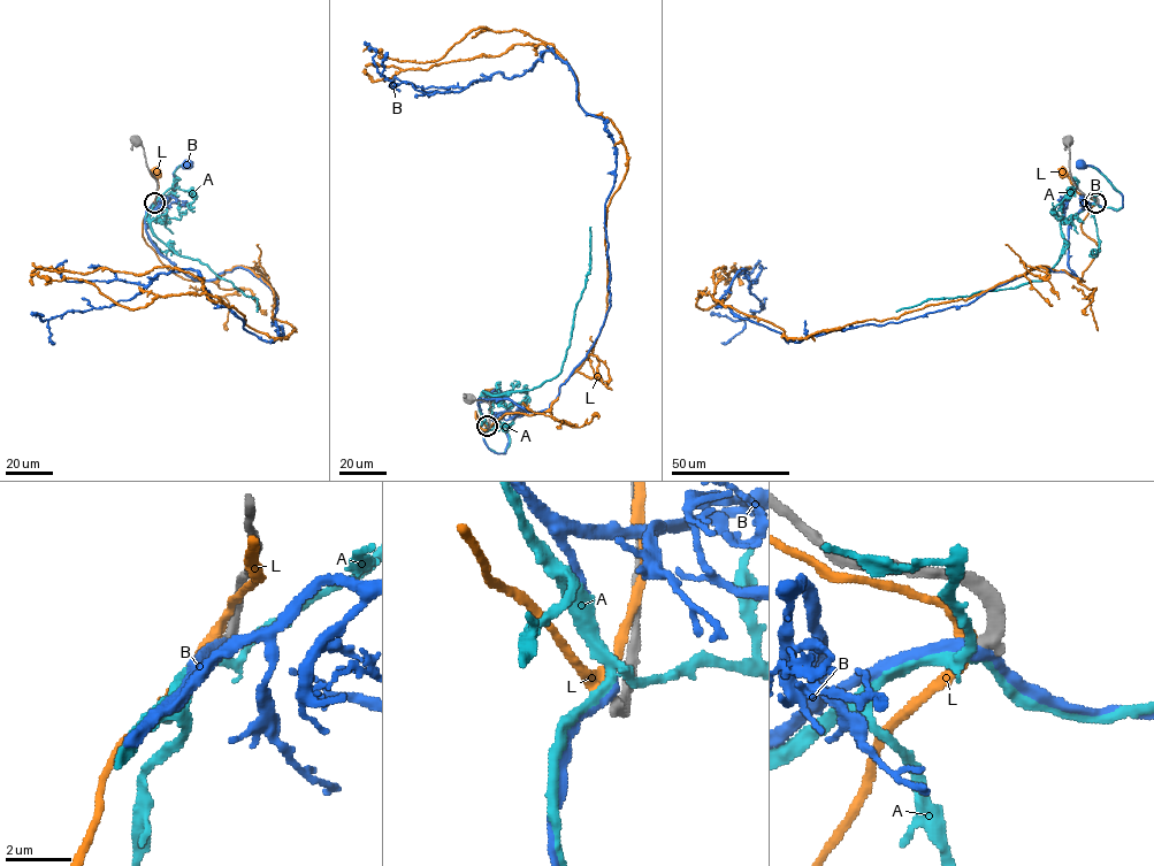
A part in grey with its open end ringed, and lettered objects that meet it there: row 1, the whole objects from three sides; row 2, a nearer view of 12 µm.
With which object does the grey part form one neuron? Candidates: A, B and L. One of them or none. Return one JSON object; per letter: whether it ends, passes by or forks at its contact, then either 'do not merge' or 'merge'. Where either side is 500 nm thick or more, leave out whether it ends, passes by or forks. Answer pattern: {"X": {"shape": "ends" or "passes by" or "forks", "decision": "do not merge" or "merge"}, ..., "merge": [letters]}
{"A": {"shape": "forks", "decision": "do not merge"}, "B": {"shape": "passes by", "decision": "do not merge"}, "L": {"shape": "passes by", "decision": "do not merge"}, "merge": []}

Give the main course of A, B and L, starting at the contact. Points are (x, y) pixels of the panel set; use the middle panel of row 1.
A: (487, 427), (479, 411), (483, 391), (493, 395), (533, 390), (560, 372), (574, 309), (589, 270), (590, 227)
B: (488, 427), (484, 432), (486, 445), (505, 453), (509, 443), (506, 431), (520, 412)
L: (487, 427), (491, 405), (488, 392)

